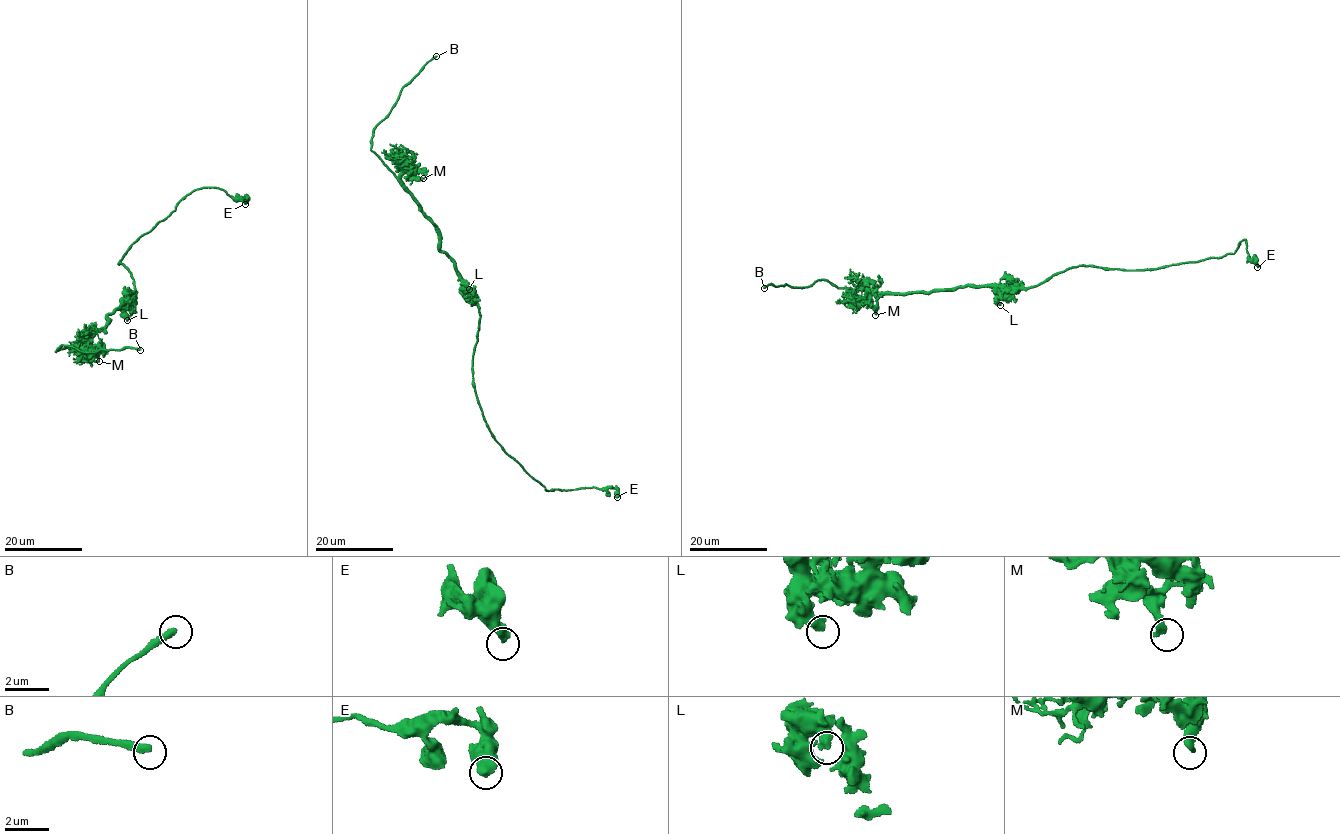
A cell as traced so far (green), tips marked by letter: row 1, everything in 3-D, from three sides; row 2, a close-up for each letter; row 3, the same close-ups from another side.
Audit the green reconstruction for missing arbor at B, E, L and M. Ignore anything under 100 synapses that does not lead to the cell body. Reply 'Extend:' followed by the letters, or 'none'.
Extend: B

